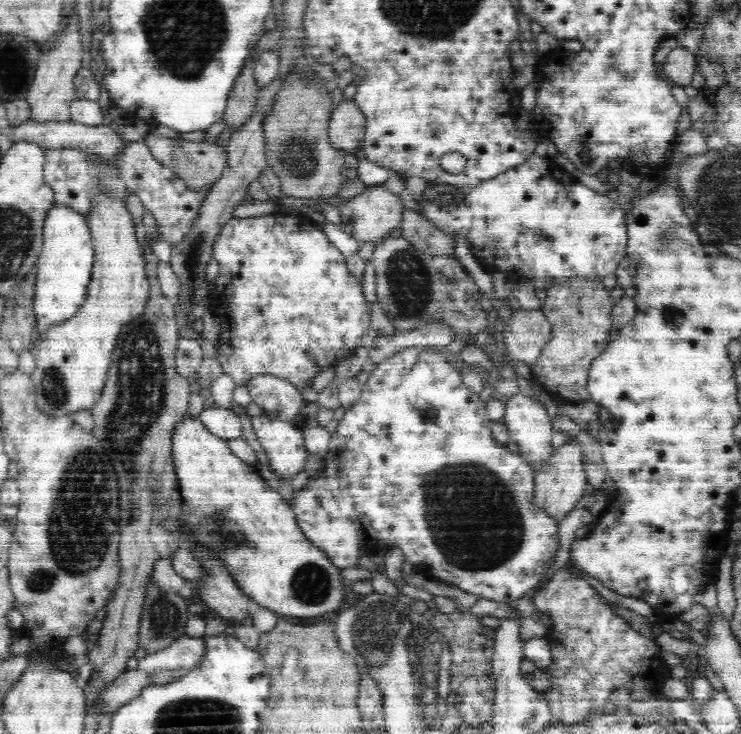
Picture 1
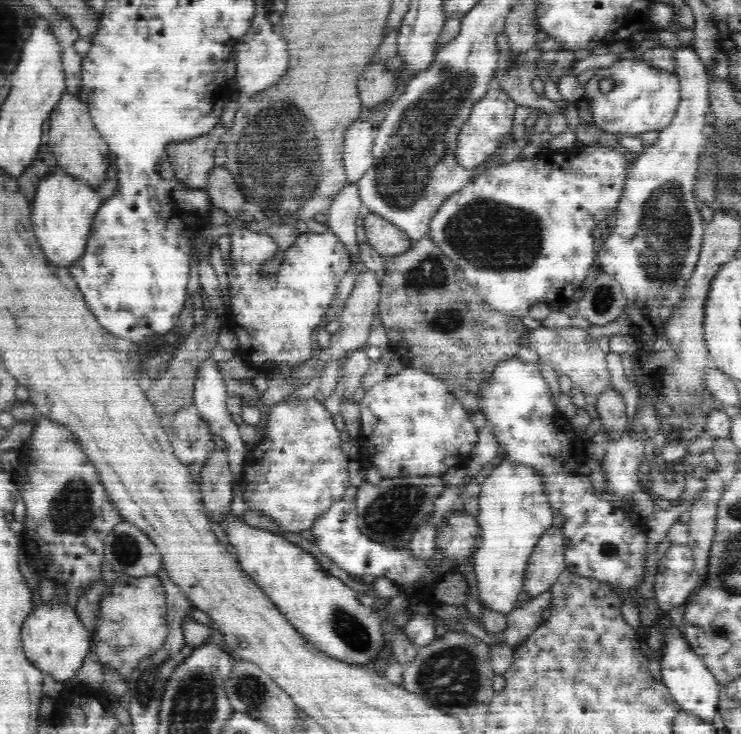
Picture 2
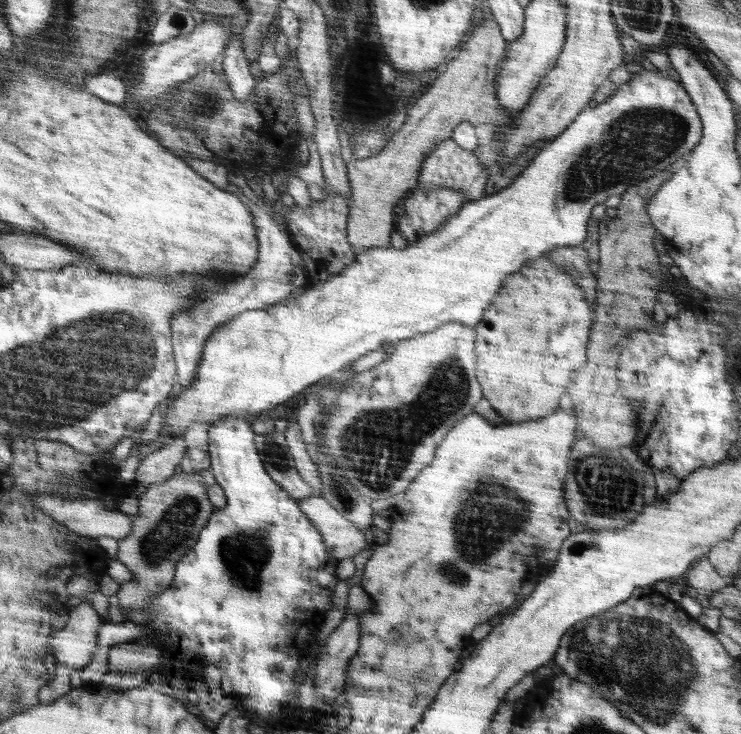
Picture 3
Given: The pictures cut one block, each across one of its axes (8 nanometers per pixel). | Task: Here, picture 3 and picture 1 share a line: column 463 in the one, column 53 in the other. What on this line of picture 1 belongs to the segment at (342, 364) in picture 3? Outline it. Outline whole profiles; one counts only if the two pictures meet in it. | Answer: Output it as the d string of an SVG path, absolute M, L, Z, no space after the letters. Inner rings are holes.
M54 204L46 214L43 227L42 254L38 256L35 278L33 309L37 326L35 335L49 327L73 318L86 300L88 286L92 280L94 245L88 218L65 206Z

